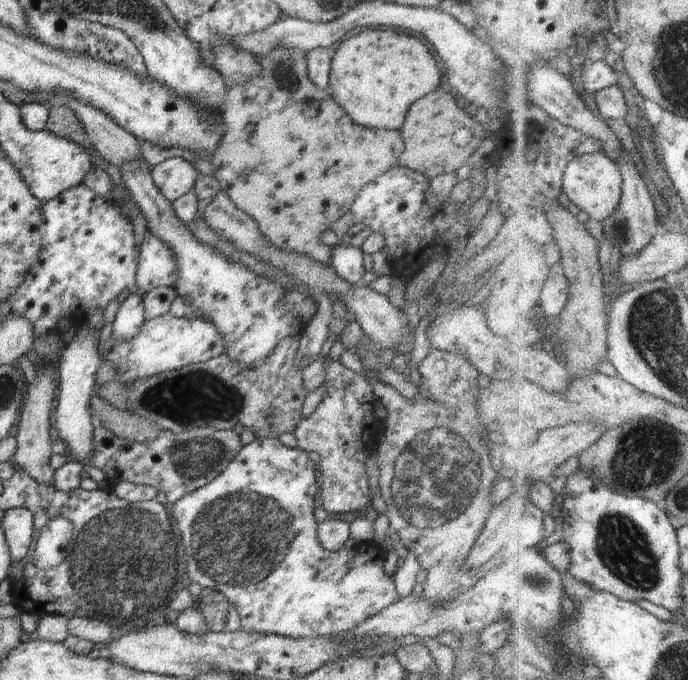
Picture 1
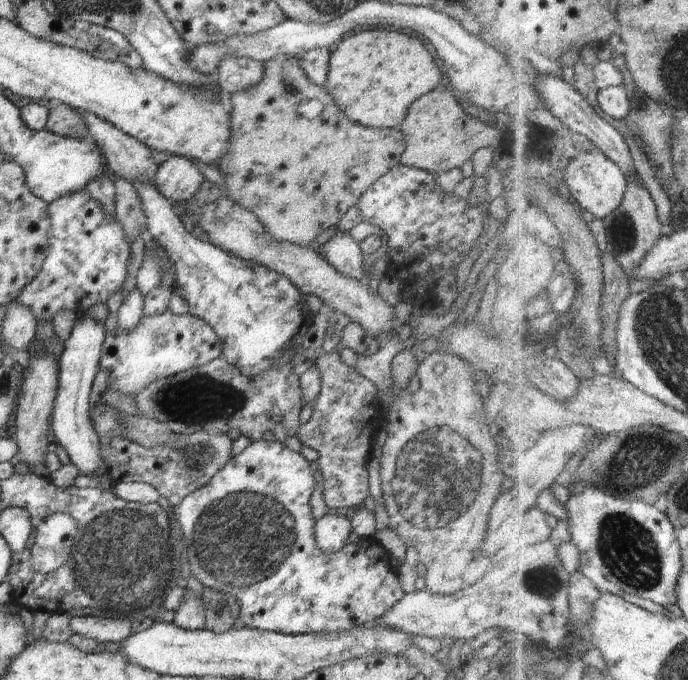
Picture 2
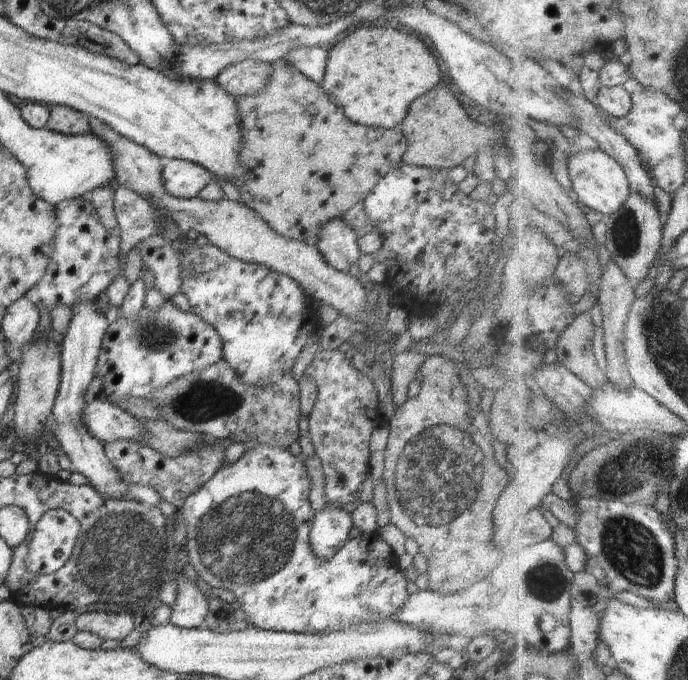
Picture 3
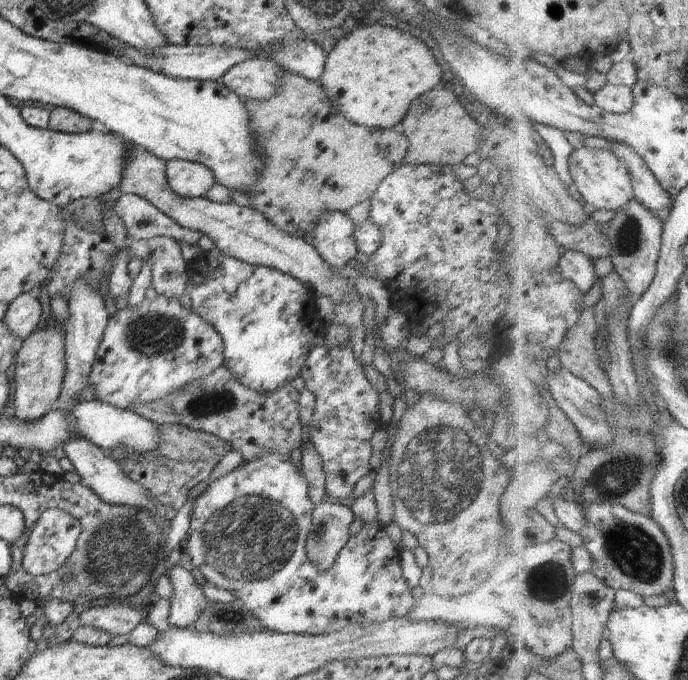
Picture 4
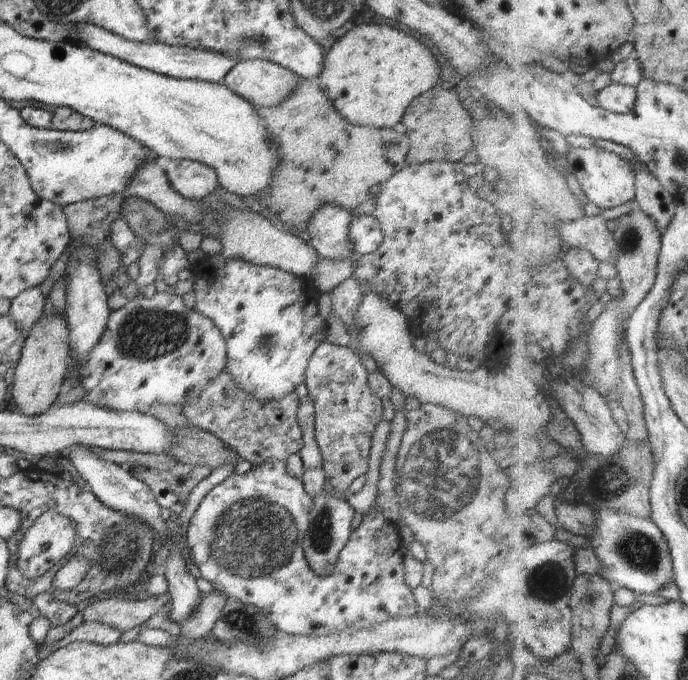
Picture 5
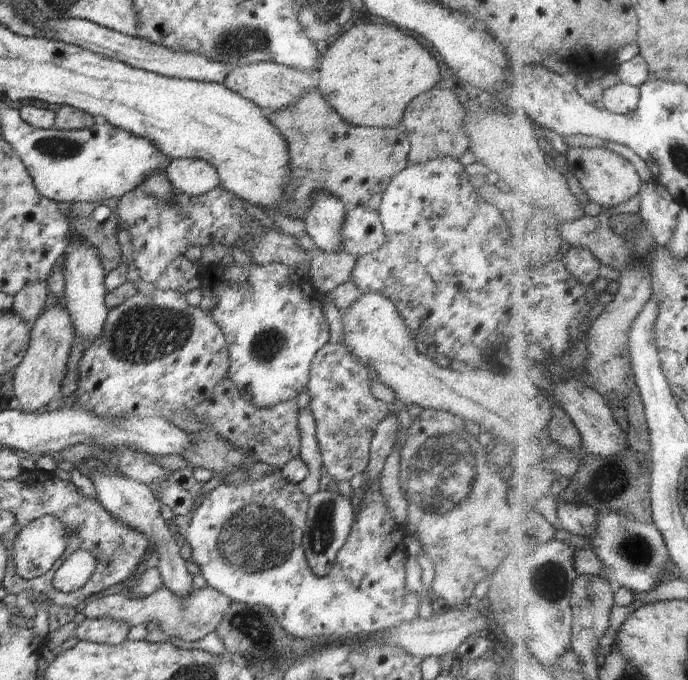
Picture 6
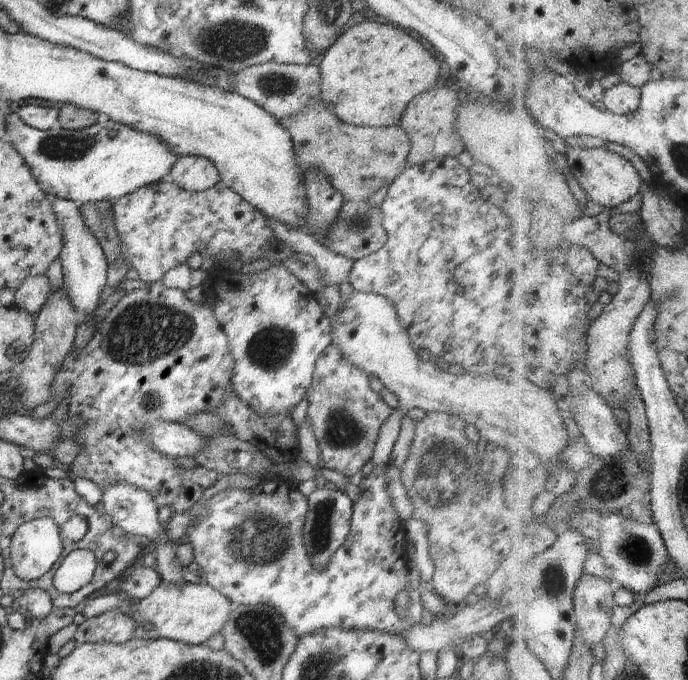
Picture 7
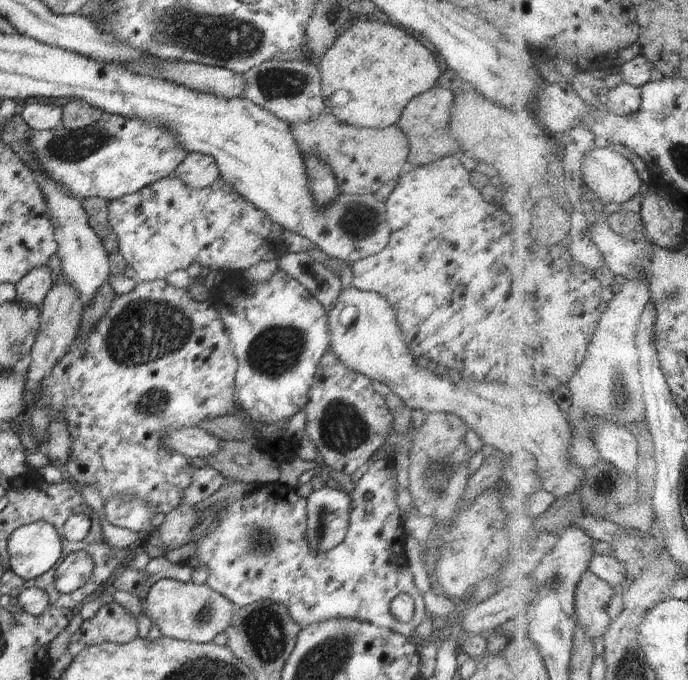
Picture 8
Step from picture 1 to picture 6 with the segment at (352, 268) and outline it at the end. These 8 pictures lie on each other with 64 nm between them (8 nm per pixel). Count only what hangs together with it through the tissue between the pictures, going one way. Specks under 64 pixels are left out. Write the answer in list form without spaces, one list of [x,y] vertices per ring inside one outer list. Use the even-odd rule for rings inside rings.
[[[314,191],[311,205],[303,216],[305,232],[326,252],[342,252],[341,230],[345,219],[346,205],[333,194]]]

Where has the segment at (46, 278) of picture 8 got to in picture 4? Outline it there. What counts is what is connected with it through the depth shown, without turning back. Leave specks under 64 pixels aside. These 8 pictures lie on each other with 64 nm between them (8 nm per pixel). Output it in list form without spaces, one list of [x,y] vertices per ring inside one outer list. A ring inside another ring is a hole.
[[[30,291],[21,294],[8,305],[3,321],[17,340],[22,342],[42,324],[41,312],[37,293]]]

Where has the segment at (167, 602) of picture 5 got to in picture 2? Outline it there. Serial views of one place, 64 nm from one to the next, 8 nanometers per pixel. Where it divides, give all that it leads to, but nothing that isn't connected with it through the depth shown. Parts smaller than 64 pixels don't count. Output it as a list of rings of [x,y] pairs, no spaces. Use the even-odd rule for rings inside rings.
[[[100,616],[73,617],[70,628],[74,634],[96,640],[98,643],[122,642],[131,634],[131,622],[120,618],[100,618]]]

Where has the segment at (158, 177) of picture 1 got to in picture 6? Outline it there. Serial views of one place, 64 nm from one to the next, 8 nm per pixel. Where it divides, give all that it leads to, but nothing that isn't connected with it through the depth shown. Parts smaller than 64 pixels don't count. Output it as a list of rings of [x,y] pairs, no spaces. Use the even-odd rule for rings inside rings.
[[[172,159],[164,175],[174,190],[191,197],[203,195],[220,185],[216,169],[202,159]]]

